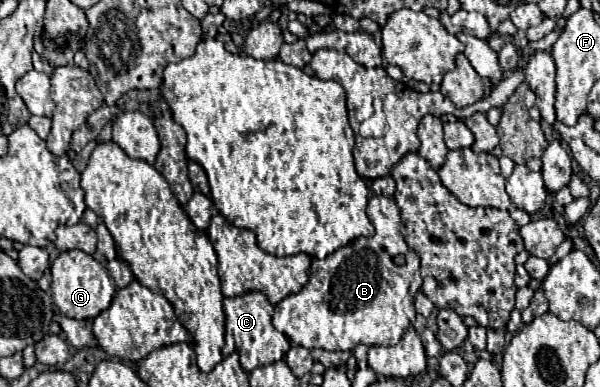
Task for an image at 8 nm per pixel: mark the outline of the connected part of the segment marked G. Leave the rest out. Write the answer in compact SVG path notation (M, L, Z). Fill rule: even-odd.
M68 250L62 252L50 266L52 270L52 300L56 304L56 308L68 316L68 318L76 318L76 320L92 320L96 318L100 312L104 312L114 294L116 294L116 284L114 278L108 274L106 266L102 266L100 262L96 262L90 254L82 252L82 250Z

